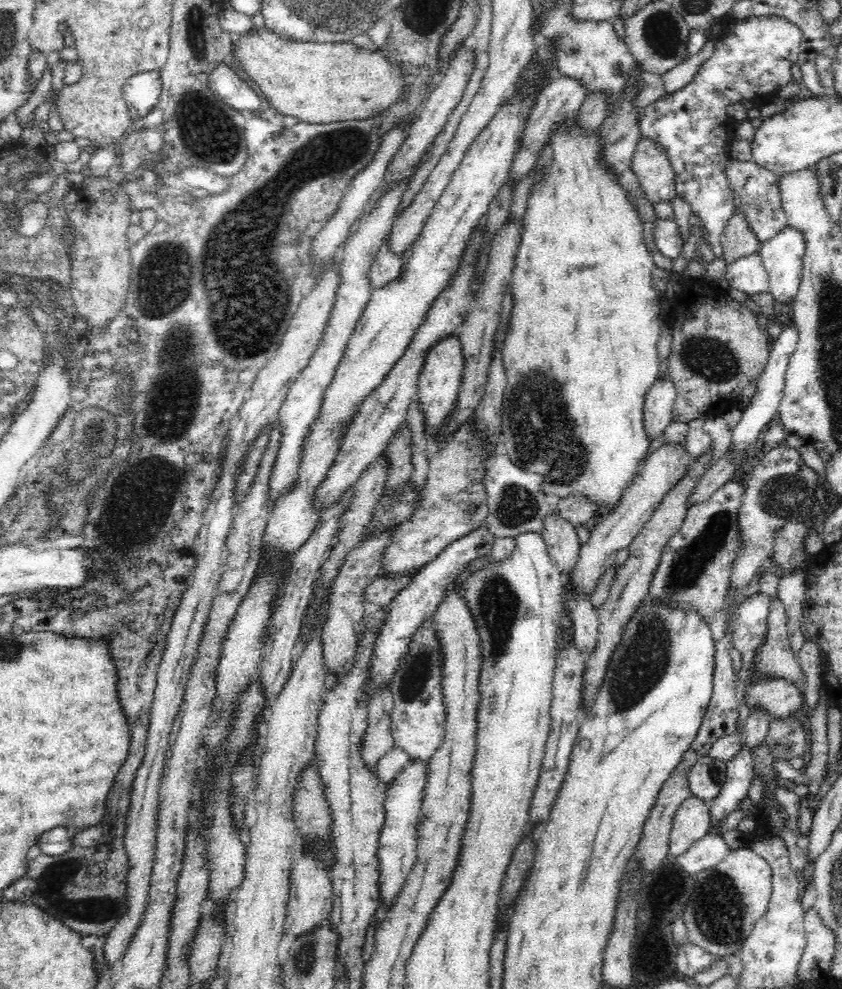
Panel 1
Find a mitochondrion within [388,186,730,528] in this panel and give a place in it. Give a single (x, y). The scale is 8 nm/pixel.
(543, 436)

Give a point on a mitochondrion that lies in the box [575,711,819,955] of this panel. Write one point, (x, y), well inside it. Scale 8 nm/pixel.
(721, 918)

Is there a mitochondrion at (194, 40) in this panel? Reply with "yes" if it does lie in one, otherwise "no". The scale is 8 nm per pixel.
yes

